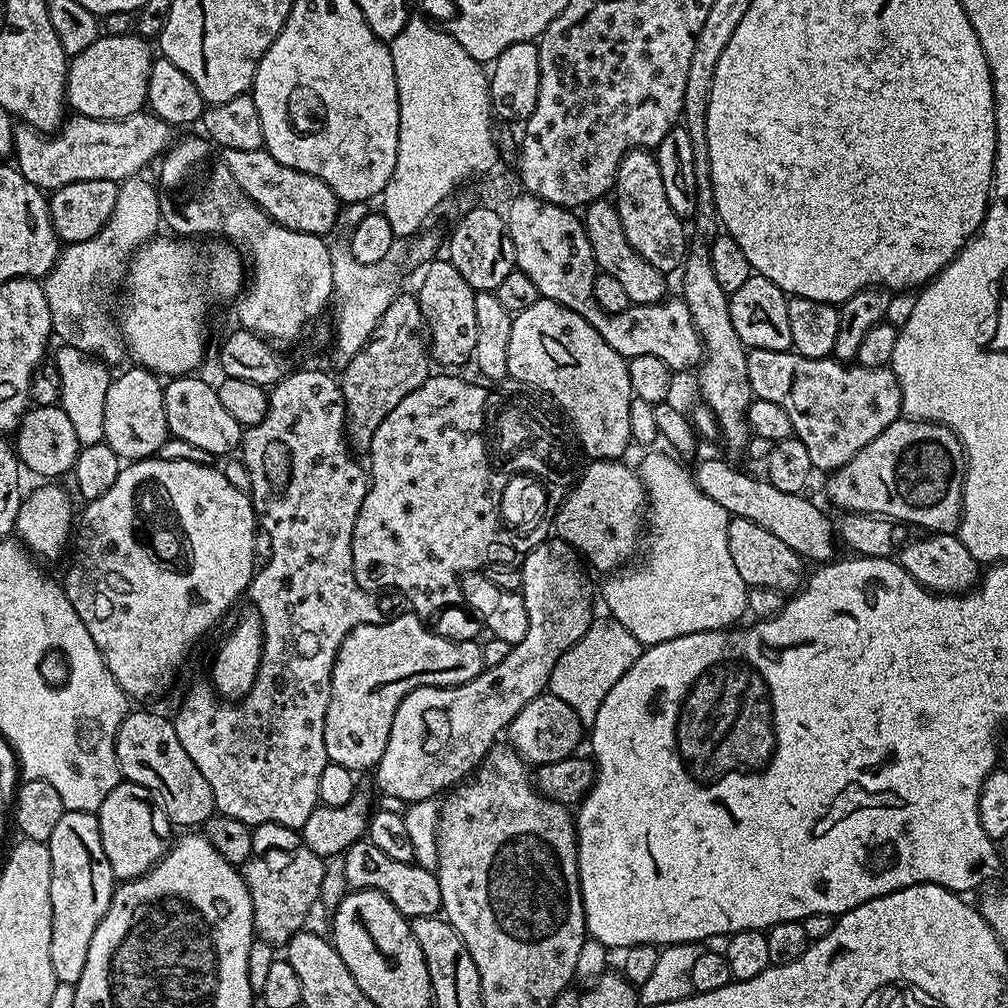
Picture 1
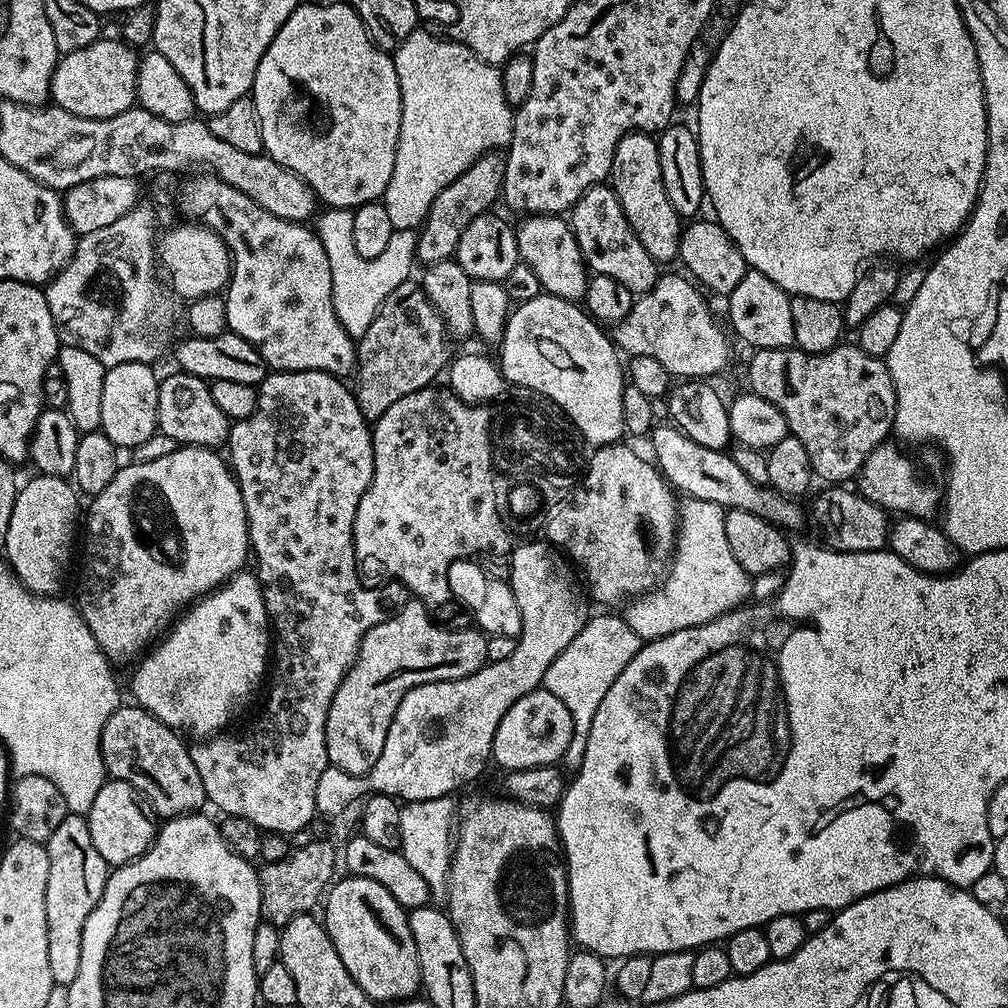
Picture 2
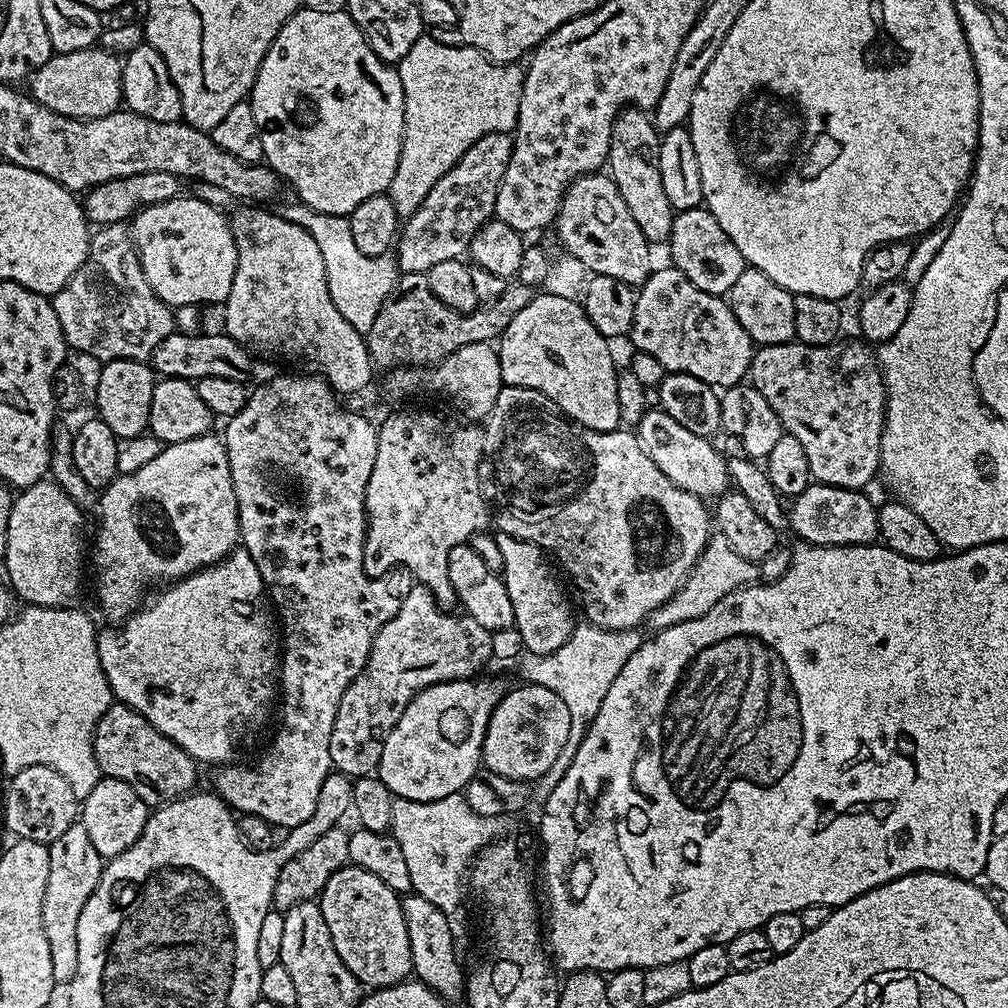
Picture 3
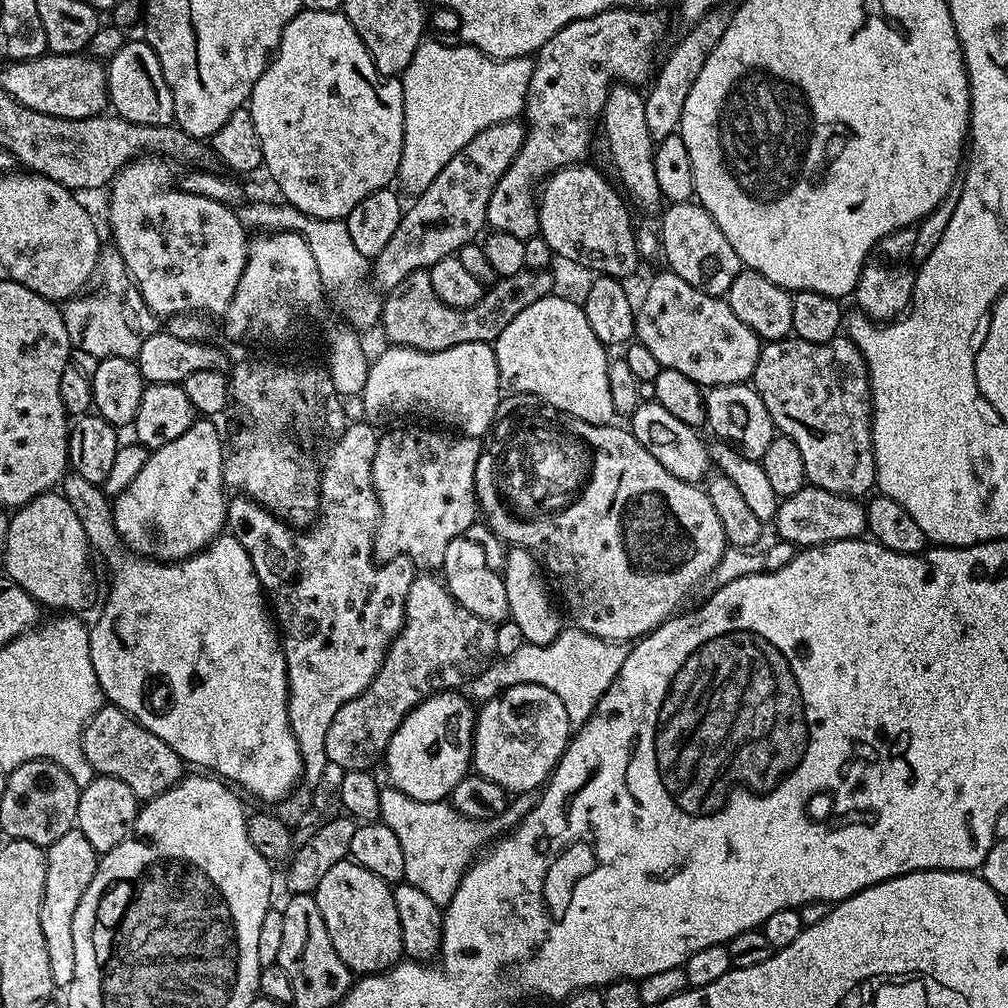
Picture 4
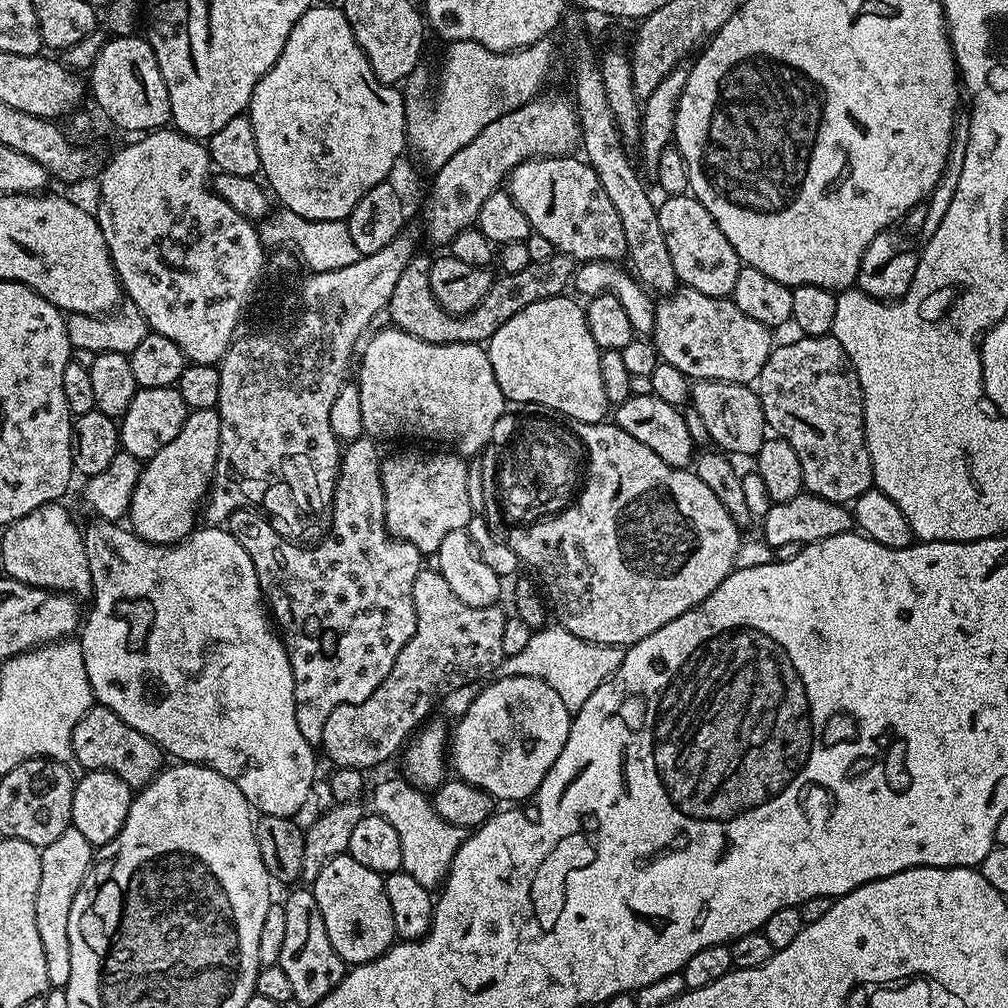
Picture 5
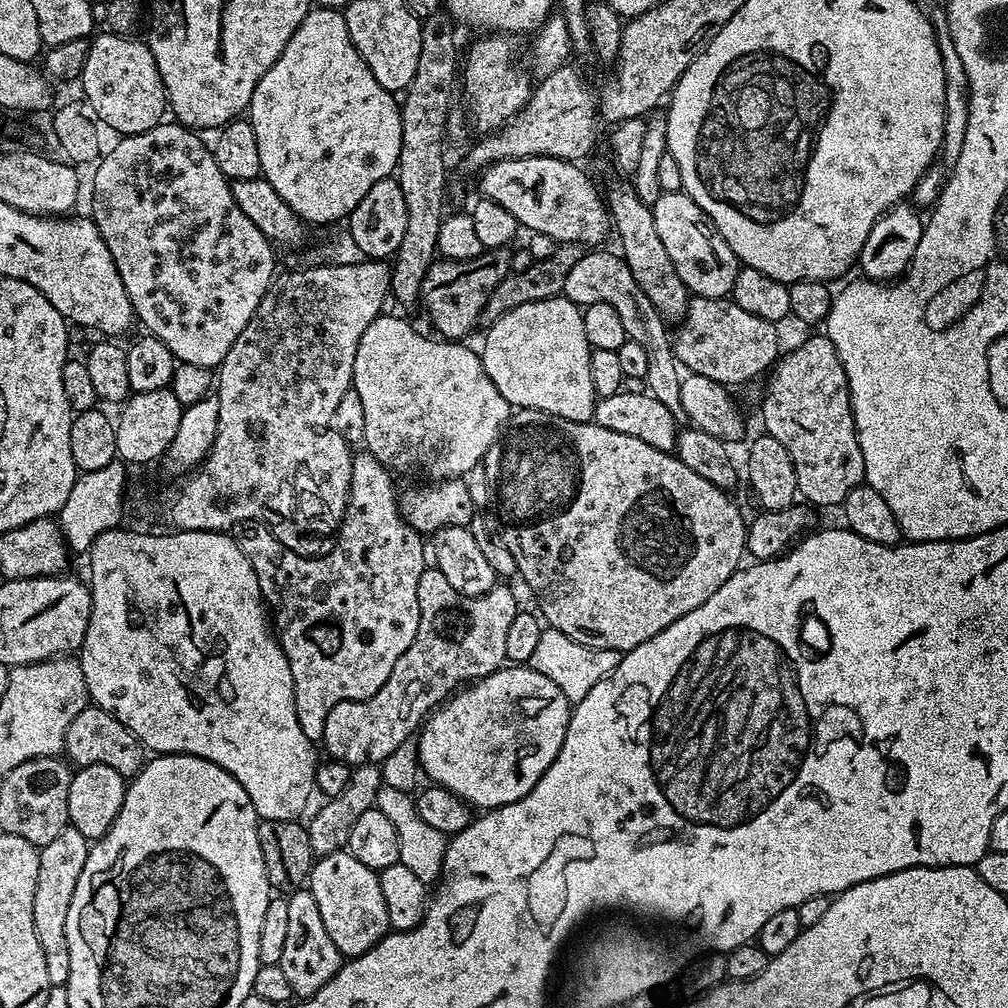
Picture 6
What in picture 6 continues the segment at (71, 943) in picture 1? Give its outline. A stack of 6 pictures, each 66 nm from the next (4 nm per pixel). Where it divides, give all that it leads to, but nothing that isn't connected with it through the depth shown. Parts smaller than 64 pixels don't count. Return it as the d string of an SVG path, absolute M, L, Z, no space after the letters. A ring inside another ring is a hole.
M69 826L54 842L40 849L38 886L34 886L34 934L38 934L53 986L64 986L68 982L70 946L66 946L66 913L70 910L70 898L74 898L74 886L78 886L78 874L82 874L82 866L86 866L89 847L88 839Z

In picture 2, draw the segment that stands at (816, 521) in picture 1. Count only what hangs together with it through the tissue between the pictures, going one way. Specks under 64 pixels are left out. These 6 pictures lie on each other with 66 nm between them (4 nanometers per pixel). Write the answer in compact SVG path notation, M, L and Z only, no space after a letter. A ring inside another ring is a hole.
M668 422L653 427L650 433L651 440L652 452L656 455L654 463L677 493L685 492L683 494L685 497L702 502L714 502L726 510L730 508L750 510L750 514L758 514L763 520L775 524L781 530L803 526L804 512L796 505L799 503L795 499L773 492L767 486L759 488L744 473L743 466L734 457L727 456L729 454L727 451L700 446Z

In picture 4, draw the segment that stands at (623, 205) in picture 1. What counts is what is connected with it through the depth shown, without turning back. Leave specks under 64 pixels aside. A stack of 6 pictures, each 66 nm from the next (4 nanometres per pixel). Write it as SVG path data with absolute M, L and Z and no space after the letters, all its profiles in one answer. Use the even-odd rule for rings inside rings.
M627 82L613 83L612 89L608 91L606 106L602 113L602 124L604 120L604 138L608 142L608 150L612 154L612 162L616 166L616 172L620 178L619 183L631 203L640 208L652 212L662 204L660 187L658 186L658 174L656 173L656 146L657 141L652 139L649 127L646 126L646 106L644 105L645 93L635 84Z

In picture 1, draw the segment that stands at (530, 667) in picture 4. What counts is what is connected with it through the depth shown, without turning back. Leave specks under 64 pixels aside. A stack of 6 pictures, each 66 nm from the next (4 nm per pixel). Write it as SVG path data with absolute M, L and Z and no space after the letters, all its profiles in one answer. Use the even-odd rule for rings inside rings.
M611 618L593 619L591 626L558 658L558 666L554 666L554 674L550 674L550 682L547 691L551 695L562 698L574 714L578 714L580 723L590 726L598 714L598 706L602 706L602 698L610 694L614 682L634 666L634 662L640 656L642 646L626 626L622 626L617 620Z

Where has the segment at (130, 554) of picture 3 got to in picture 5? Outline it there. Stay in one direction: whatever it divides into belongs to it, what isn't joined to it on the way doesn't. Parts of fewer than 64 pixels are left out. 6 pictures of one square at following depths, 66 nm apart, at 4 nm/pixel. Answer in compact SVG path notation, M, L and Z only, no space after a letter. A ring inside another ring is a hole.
M216 408L189 411L182 430L178 430L178 438L166 442L166 446L141 467L126 517L136 535L155 544L177 544L194 531L198 524L196 511L199 508L201 511L212 486L221 430L222 422Z

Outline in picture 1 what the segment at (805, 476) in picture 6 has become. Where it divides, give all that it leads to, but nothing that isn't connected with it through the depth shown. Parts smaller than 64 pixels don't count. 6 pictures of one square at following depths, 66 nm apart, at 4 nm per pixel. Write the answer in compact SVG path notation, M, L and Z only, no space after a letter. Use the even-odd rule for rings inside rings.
M753 348L748 352L746 370L750 378L753 397L757 400L775 402L786 410L790 417L792 435L806 446L810 453L810 462L813 469L831 474L836 469L846 466L866 442L874 442L886 426L901 419L902 394L898 386L898 378L893 374L891 367L887 368L862 368L853 366L848 362L841 362L835 358L806 358L802 354L791 350L779 352L778 350L762 350Z

